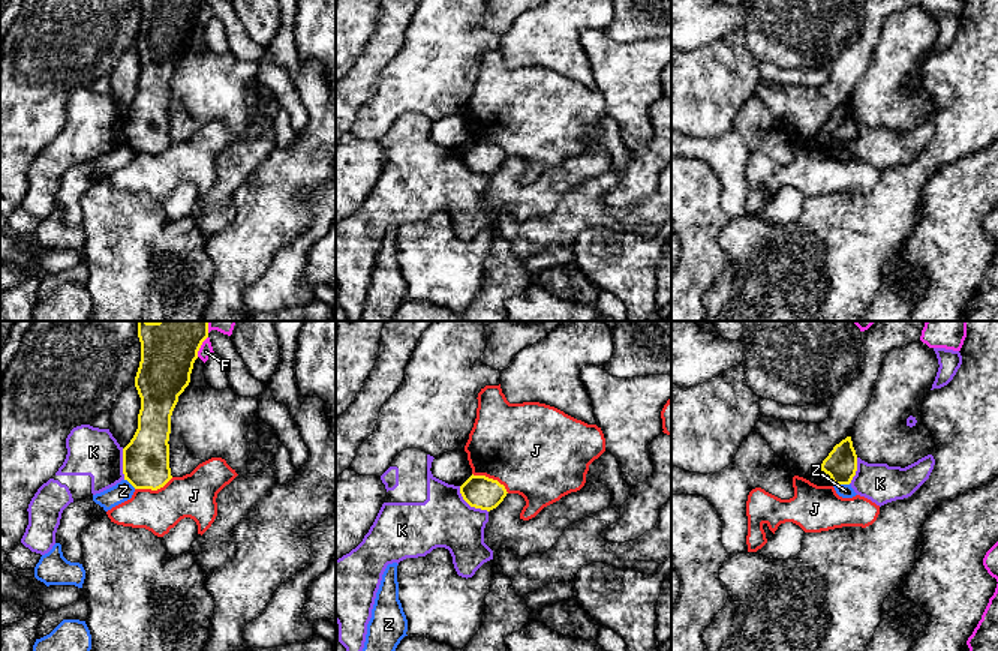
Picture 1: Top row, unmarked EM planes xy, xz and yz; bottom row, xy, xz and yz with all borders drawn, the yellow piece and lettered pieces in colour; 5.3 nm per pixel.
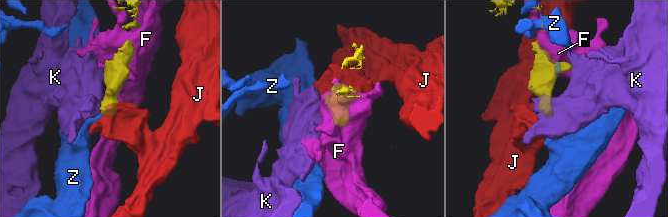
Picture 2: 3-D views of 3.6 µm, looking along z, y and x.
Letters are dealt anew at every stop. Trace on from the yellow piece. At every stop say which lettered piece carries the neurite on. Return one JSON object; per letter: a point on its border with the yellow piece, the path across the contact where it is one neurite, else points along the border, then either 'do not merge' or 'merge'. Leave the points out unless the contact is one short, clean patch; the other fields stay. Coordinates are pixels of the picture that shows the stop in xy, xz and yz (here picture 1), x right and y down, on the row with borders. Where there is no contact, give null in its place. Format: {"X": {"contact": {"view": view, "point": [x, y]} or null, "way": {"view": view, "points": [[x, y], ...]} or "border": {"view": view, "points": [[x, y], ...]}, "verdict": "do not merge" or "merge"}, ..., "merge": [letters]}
{"F": {"contact": {"view": "xy", "point": [200, 347]}, "verdict": "do not merge"}, "J": {"contact": {"view": "xz", "point": [492, 479]}, "verdict": "do not merge"}, "K": {"contact": {"view": "xz", "point": [469, 504]}, "border": {"view": "xz", "points": [[459, 486], [460, 495], [471, 506], [487, 512]]}, "verdict": "do not merge"}, "Z": {"contact": {"view": "yz", "point": [841, 483]}, "border": {"view": "yz", "points": [[848, 483], [836, 483], [833, 486]]}, "verdict": "do not merge"}, "merge": []}

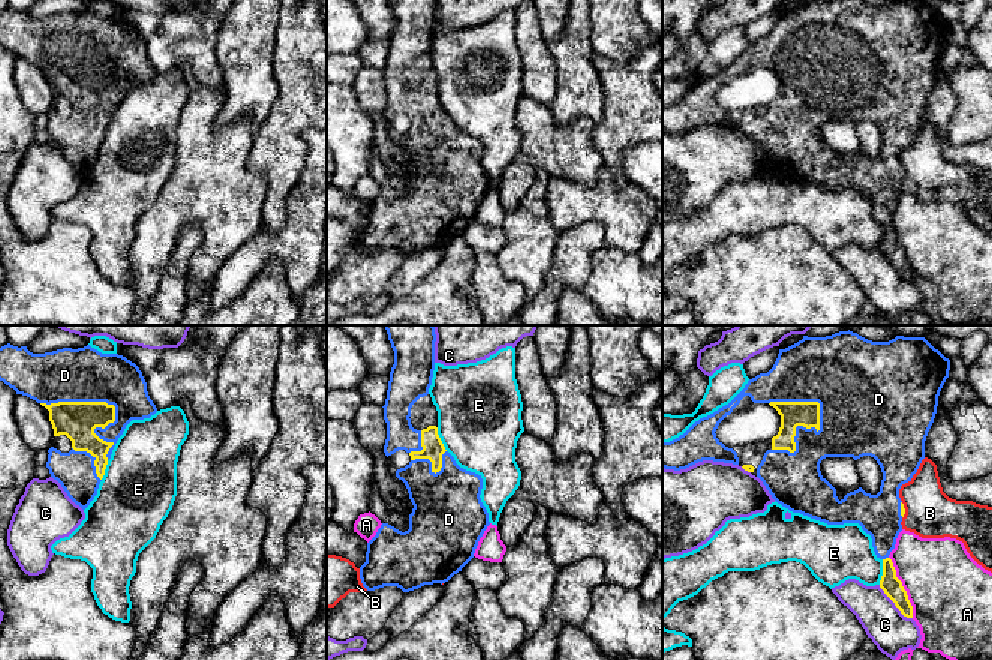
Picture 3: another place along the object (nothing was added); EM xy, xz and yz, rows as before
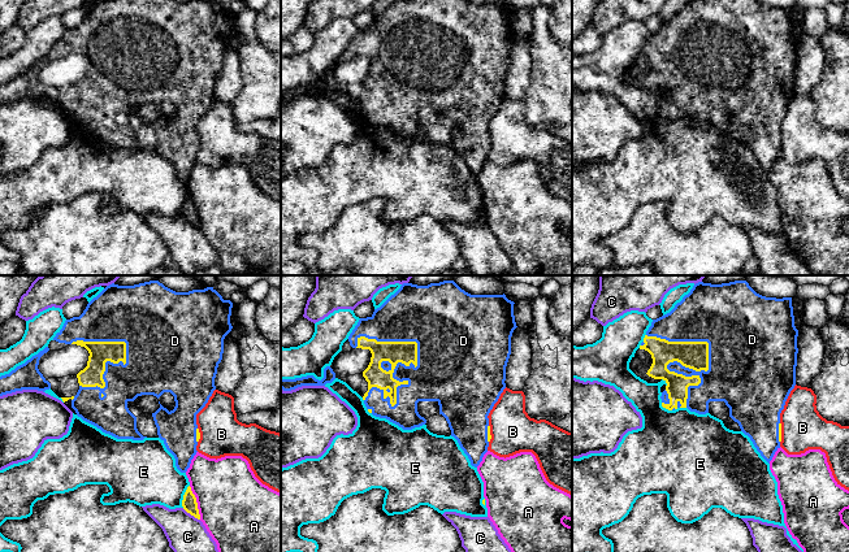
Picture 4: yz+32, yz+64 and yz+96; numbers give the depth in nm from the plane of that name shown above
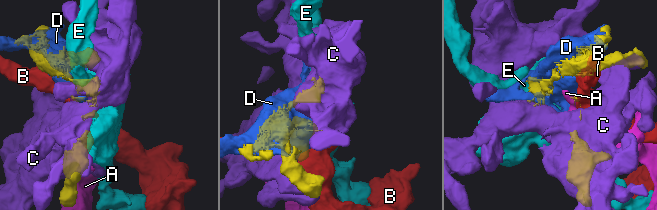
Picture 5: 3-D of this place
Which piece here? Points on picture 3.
{"A": {"contact": {"view": "yz", "point": [902, 587]}, "verdict": "do not merge"}, "B": {"contact": {"view": "yz", "point": [904, 510]}, "verdict": "do not merge"}, "C": {"contact": {"view": "yz", "point": [895, 605]}, "verdict": "do not merge"}, "D": {"contact": {"view": "xy", "point": [113, 405]}, "verdict": "merge"}, "E": {"contact": {"view": "yz", "point": [883, 572]}, "verdict": "do not merge"}, "merge": ["D"]}

